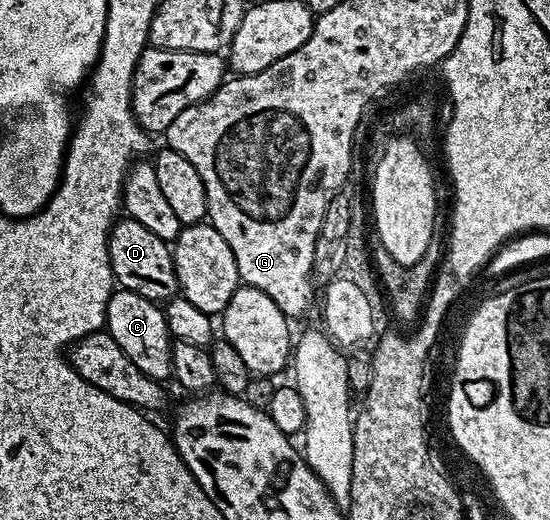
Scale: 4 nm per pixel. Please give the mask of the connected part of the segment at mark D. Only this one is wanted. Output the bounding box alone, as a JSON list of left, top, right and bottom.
[108,216,180,303]

